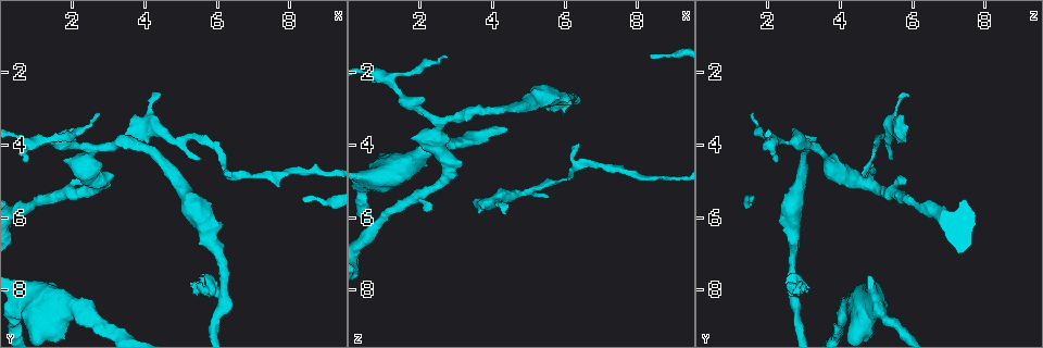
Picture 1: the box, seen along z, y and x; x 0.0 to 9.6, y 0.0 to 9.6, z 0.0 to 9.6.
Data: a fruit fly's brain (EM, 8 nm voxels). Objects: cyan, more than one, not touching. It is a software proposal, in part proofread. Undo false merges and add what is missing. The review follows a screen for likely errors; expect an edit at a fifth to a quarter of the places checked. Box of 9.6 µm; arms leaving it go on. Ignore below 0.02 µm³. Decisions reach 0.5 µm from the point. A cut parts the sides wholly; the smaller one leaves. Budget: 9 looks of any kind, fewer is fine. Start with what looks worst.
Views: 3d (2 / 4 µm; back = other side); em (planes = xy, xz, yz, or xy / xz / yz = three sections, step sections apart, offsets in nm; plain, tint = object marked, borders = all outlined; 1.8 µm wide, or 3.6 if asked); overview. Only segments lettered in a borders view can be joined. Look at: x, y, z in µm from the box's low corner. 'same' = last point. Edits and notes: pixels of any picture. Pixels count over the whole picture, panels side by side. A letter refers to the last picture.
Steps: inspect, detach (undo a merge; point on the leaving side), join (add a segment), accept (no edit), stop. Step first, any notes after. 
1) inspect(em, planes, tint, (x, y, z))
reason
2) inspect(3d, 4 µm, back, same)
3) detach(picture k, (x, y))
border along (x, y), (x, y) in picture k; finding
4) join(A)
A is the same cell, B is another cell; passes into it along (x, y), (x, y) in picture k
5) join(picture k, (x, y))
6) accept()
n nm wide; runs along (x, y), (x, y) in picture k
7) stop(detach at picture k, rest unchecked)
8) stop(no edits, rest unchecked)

inspect(em, xz, step 16, borders, (2.70, 3.10, 1.65))
free end

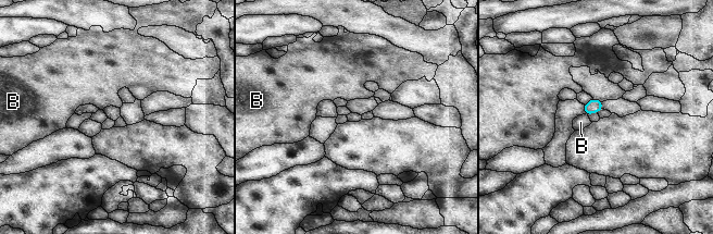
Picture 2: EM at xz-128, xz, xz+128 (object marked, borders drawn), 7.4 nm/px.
inspect(em, planes, borders, same)
cut it another way

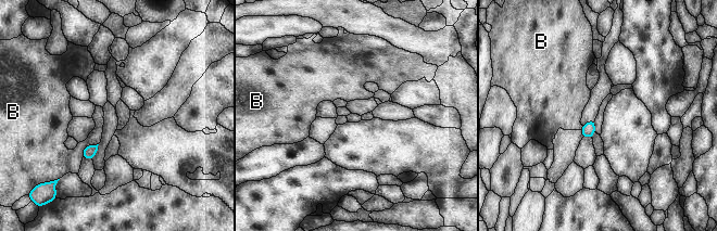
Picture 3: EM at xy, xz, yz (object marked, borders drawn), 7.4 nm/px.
accept()
100 nm wide; B is another cell; border along (98, 143), (87, 145), (82, 156) in picture 3; none of them fits

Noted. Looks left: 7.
inspect(em, planes, borders, (1.15, 3.90, 2.20))
sudden change in width

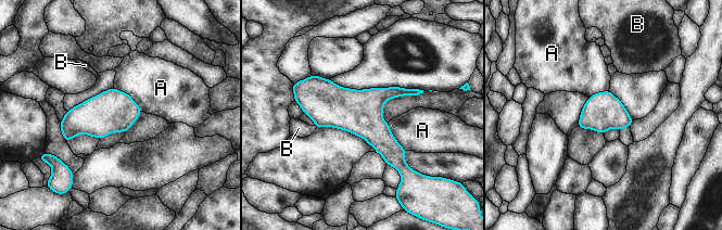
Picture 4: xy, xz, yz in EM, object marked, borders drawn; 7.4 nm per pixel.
accept()
A and B are other cells; runs along (300, 99), (350, 110), (404, 165) in picture 4; continuous, no second neuron

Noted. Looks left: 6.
inspect(em, planes, tint, (6.35, 4.80, 4.60))
sharp bend

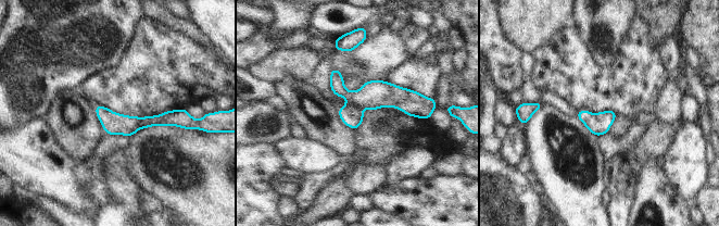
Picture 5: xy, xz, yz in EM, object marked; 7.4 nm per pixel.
inspect(em, planes, borders, same)

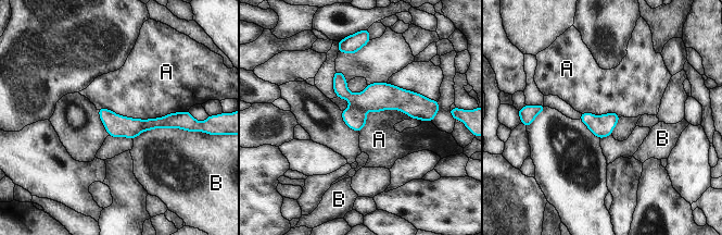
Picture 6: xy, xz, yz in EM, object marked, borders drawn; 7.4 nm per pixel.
accept()
A and B are other cells; runs along (336, 76), (354, 99), (426, 110) in picture 6; continuous, no second neuron

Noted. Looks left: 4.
inspect(em, 3.6 µm, planes, plain, (2.50, 4.20, 3.45))

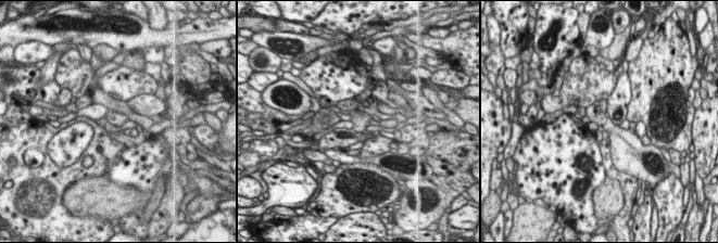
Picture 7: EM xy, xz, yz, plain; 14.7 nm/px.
inspect(em, 3.6 µm, planes, borders, same)
what lies round it

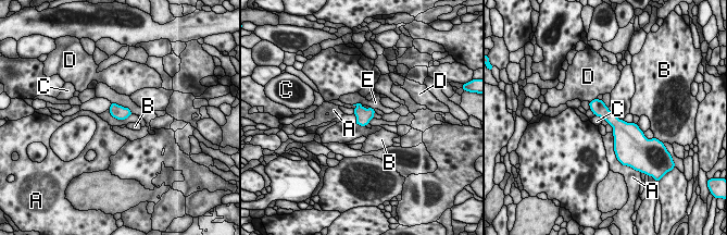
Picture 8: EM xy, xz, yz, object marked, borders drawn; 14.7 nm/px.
accept()
A, B, C, D and E are other cells; border along (353, 104), (370, 107) in picture 8; all the same neuron

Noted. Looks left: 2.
stop(no edits, rest unchecked)

